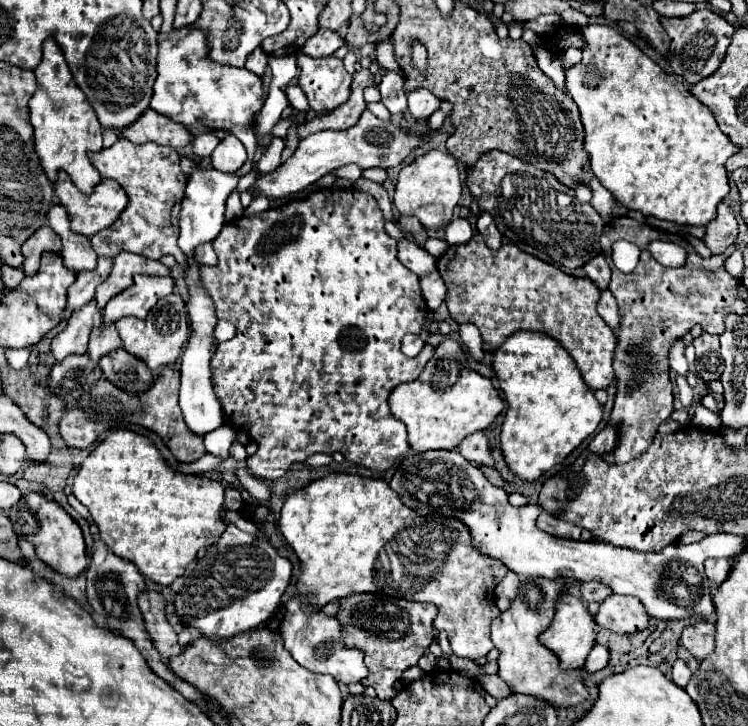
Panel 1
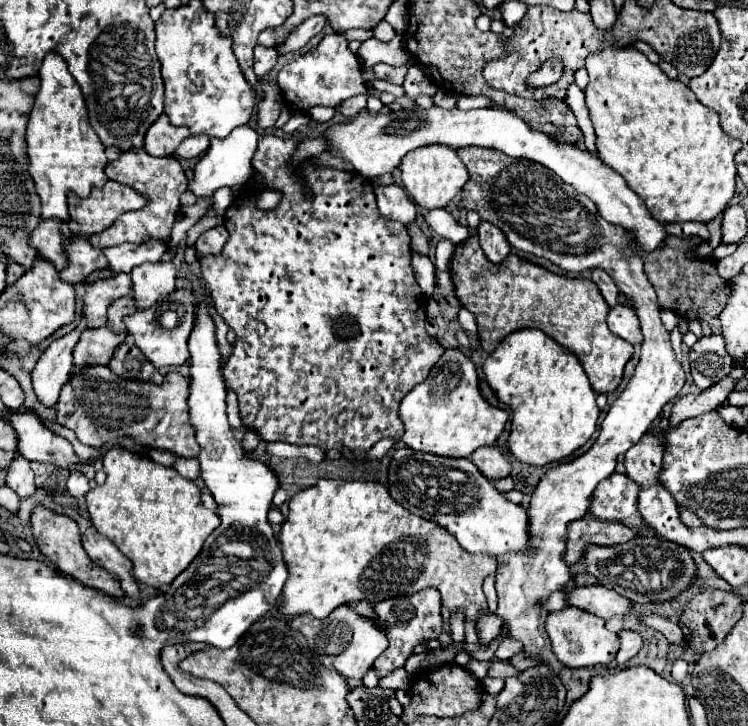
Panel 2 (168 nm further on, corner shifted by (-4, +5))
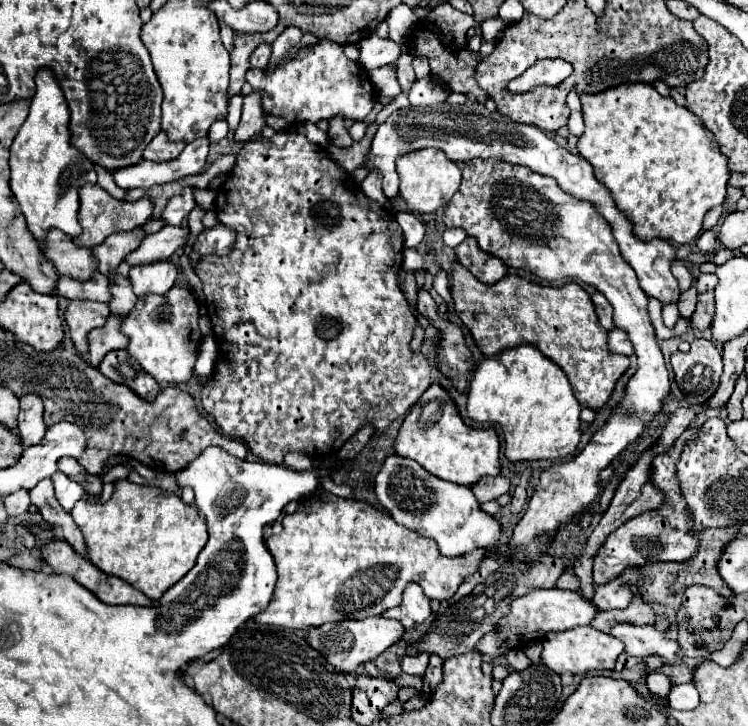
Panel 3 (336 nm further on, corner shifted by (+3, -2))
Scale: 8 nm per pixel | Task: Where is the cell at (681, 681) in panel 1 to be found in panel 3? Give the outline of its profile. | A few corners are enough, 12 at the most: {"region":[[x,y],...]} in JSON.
{"region":[[650,673],[646,687],[658,697],[670,691],[670,679],[664,673]]}

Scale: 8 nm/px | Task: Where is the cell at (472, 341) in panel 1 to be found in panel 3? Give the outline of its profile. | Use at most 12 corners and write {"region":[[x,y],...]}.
{"region":[[440,269],[434,277],[434,289],[448,305],[452,297],[448,291],[448,273]]}

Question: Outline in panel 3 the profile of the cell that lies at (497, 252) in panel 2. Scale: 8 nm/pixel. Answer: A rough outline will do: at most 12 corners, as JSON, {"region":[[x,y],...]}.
{"region":[[472,237],[456,259],[484,285],[494,285],[508,267],[482,253]]}

